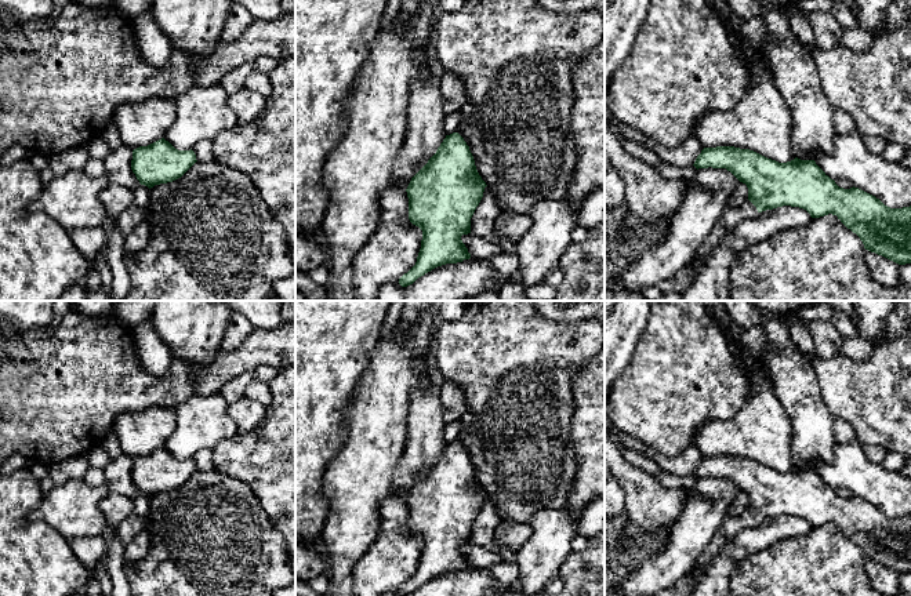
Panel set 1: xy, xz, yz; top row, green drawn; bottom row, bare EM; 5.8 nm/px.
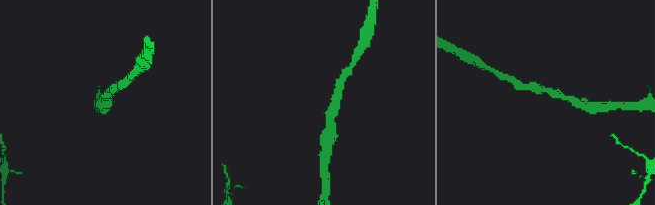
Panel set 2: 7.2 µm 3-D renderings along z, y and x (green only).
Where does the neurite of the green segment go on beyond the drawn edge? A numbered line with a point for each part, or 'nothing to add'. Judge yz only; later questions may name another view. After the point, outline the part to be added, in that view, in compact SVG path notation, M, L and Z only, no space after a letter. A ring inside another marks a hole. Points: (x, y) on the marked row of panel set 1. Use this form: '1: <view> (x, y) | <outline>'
1: yz (730, 217) | M747 200L744 204L737 207L729 207L723 210L719 221L714 226L705 243L697 250L693 261L705 259L708 261L715 247L725 239L725 236L734 229L741 221L752 218L758 214L756 207Z

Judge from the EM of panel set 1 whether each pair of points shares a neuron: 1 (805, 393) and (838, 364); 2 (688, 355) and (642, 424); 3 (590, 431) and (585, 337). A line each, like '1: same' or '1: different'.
1: different
2: same
3: different

